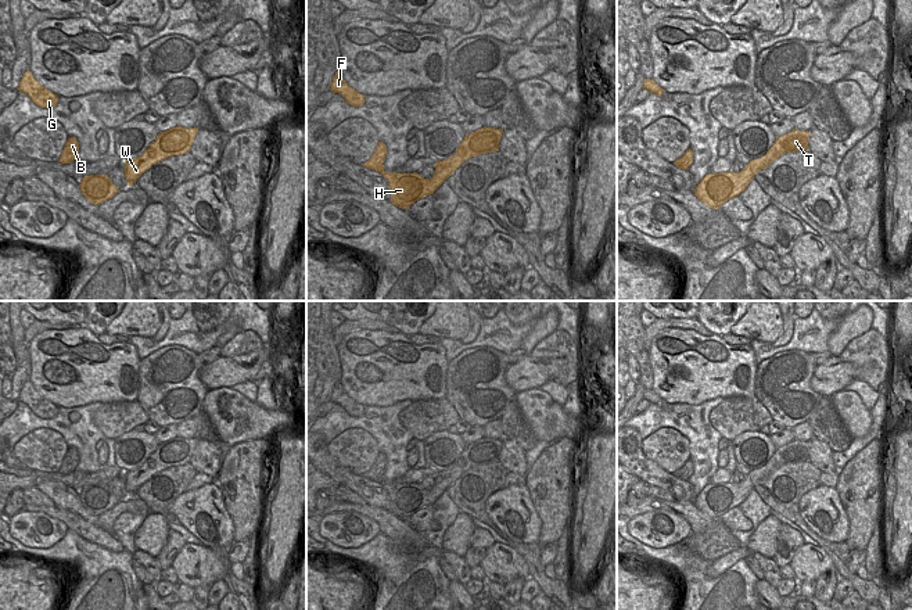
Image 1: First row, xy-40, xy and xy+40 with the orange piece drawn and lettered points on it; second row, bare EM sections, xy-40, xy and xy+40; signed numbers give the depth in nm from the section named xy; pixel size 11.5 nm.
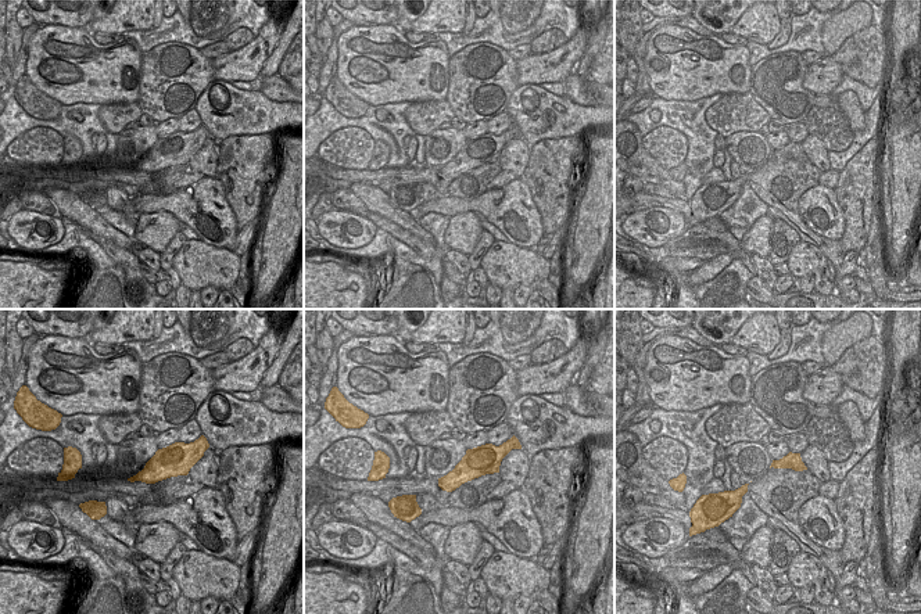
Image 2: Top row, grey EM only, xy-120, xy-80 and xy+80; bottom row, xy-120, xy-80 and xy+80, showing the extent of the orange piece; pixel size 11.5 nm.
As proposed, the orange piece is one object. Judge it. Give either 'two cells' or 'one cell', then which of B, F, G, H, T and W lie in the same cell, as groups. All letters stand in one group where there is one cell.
two cells | B F G / H T W

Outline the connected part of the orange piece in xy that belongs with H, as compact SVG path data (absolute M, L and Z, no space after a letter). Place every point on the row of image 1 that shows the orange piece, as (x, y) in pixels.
M486 126L467 133L453 157L435 164L435 172L431 179L424 179L417 172L385 172L383 165L381 175L389 184L391 202L407 211L407 208L420 198L434 194L434 191L468 158L499 151L502 133L503 129Z

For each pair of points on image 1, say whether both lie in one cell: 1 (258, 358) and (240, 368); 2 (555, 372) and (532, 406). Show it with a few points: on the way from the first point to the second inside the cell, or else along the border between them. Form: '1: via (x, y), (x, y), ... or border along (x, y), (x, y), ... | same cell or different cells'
1: via (254, 363), (246, 368) | same cell
2: border along (538, 387), (516, 393) | different cells

